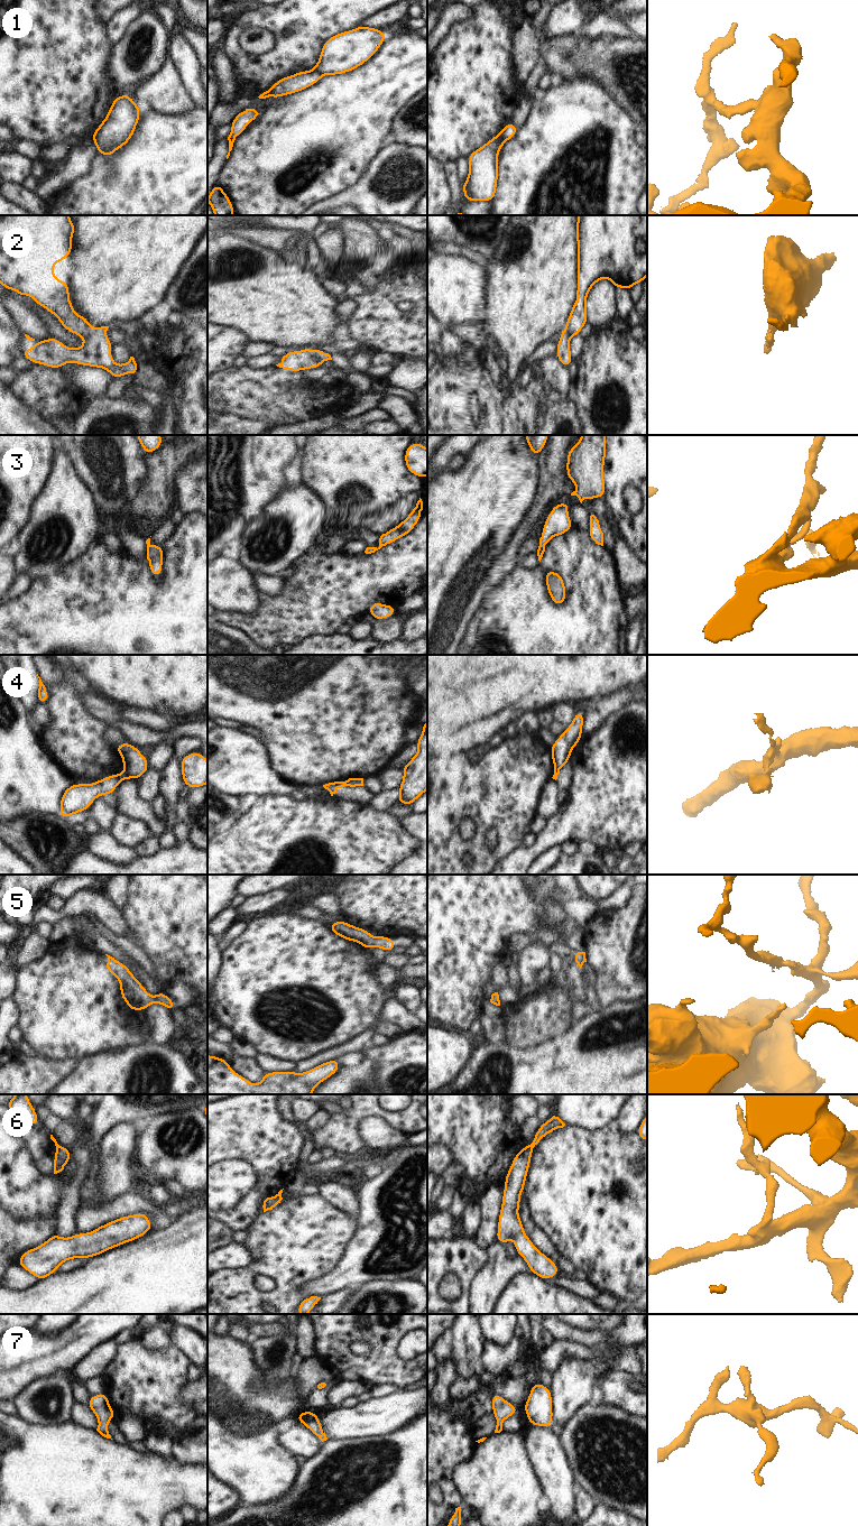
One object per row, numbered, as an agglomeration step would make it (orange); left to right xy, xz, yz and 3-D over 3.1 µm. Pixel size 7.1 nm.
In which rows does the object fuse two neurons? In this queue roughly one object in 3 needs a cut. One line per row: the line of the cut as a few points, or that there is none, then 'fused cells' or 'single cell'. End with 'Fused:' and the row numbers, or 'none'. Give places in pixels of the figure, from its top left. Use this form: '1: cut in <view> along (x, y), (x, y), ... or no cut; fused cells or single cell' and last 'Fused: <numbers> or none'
1: cut in yz along (501, 130), (501, 137), (505, 140); fused cells
2: cut in xz along (312, 350), (312, 353), (322, 361); fused cells
3: no cut; single cell
4: cut in xy along (123, 773), (127, 777); fused cells
5: no cut; single cell
6: cut in yz along (527, 1146), (532, 1149); fused cells
7: no cut; single cell
Fused: 1, 2, 4, 6

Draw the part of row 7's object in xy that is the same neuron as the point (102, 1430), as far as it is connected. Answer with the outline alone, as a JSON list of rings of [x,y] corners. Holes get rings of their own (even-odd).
[[[107,1393],[100,1395],[92,1395],[89,1399],[87,1406],[98,1418],[99,1425],[96,1431],[102,1436],[111,1439],[107,1424],[112,1421],[112,1418],[116,1416],[116,1413],[109,1404],[109,1397]]]

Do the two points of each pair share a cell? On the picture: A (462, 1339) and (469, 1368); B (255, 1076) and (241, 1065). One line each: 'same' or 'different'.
A: same
B: same

